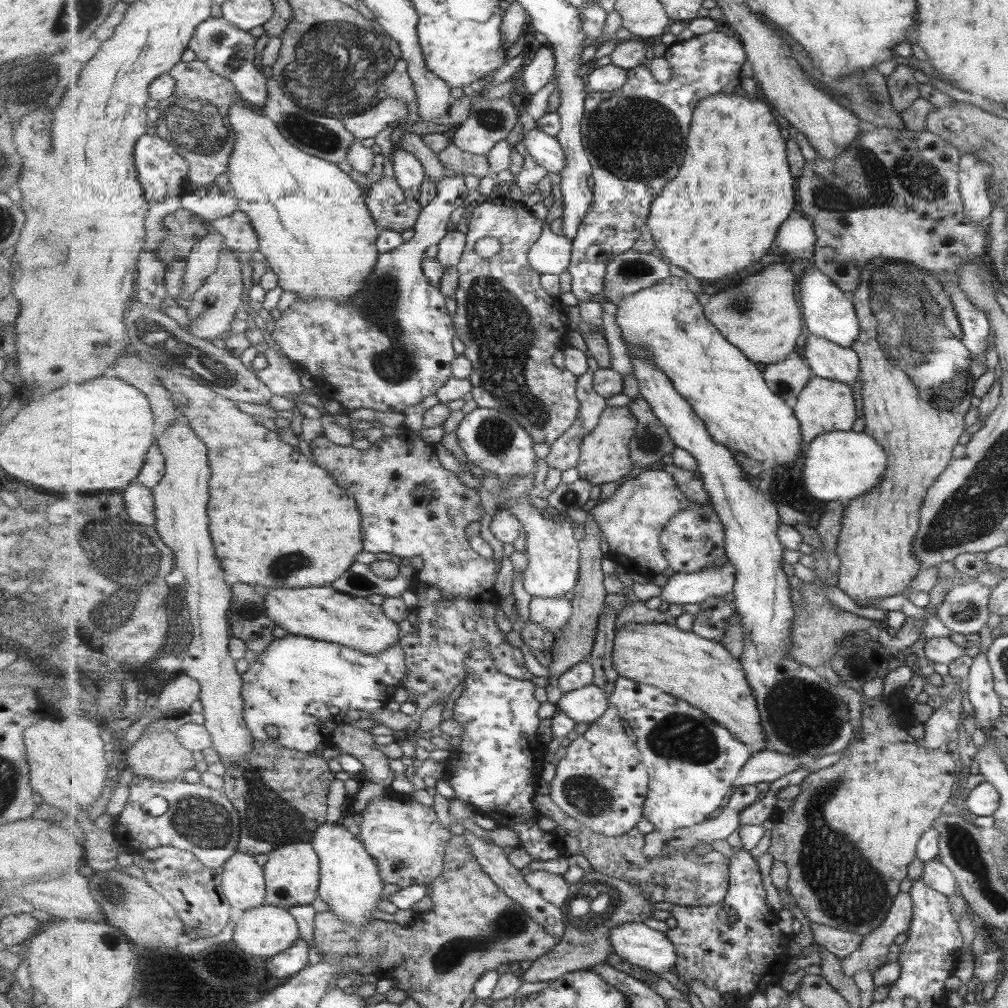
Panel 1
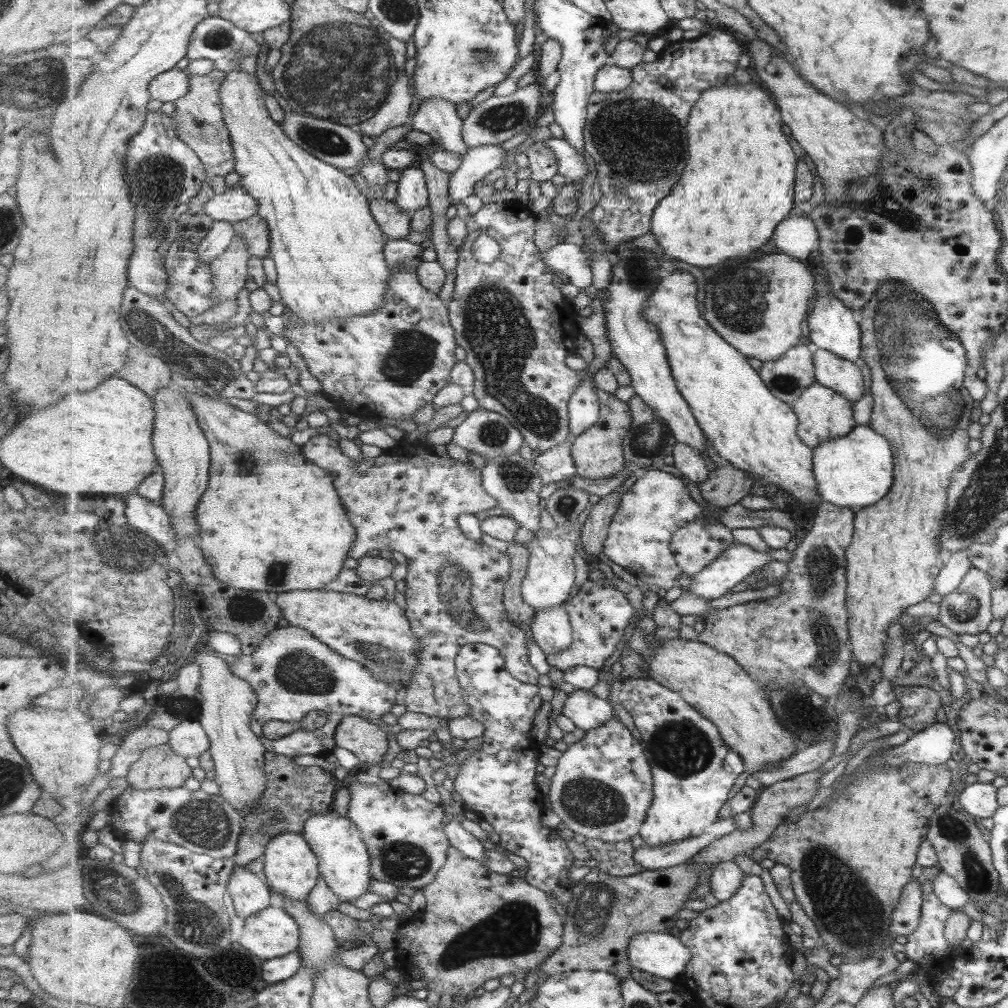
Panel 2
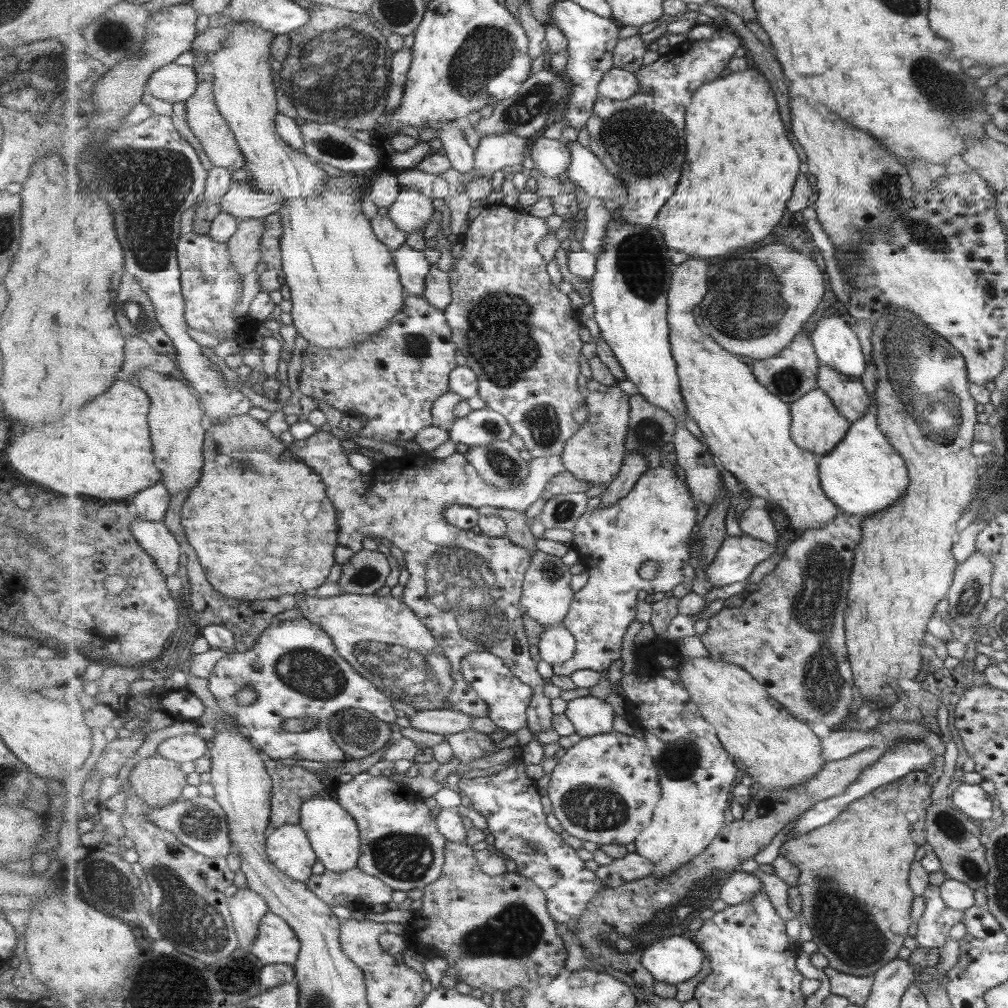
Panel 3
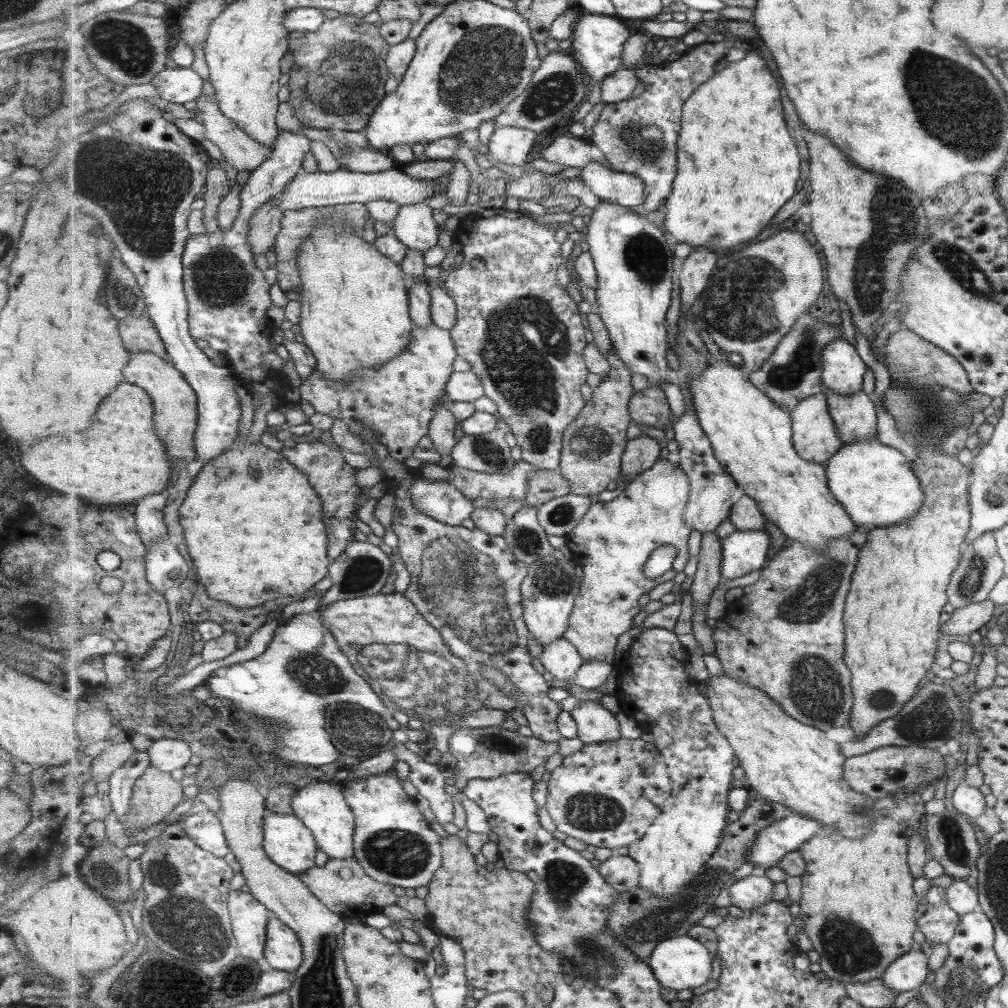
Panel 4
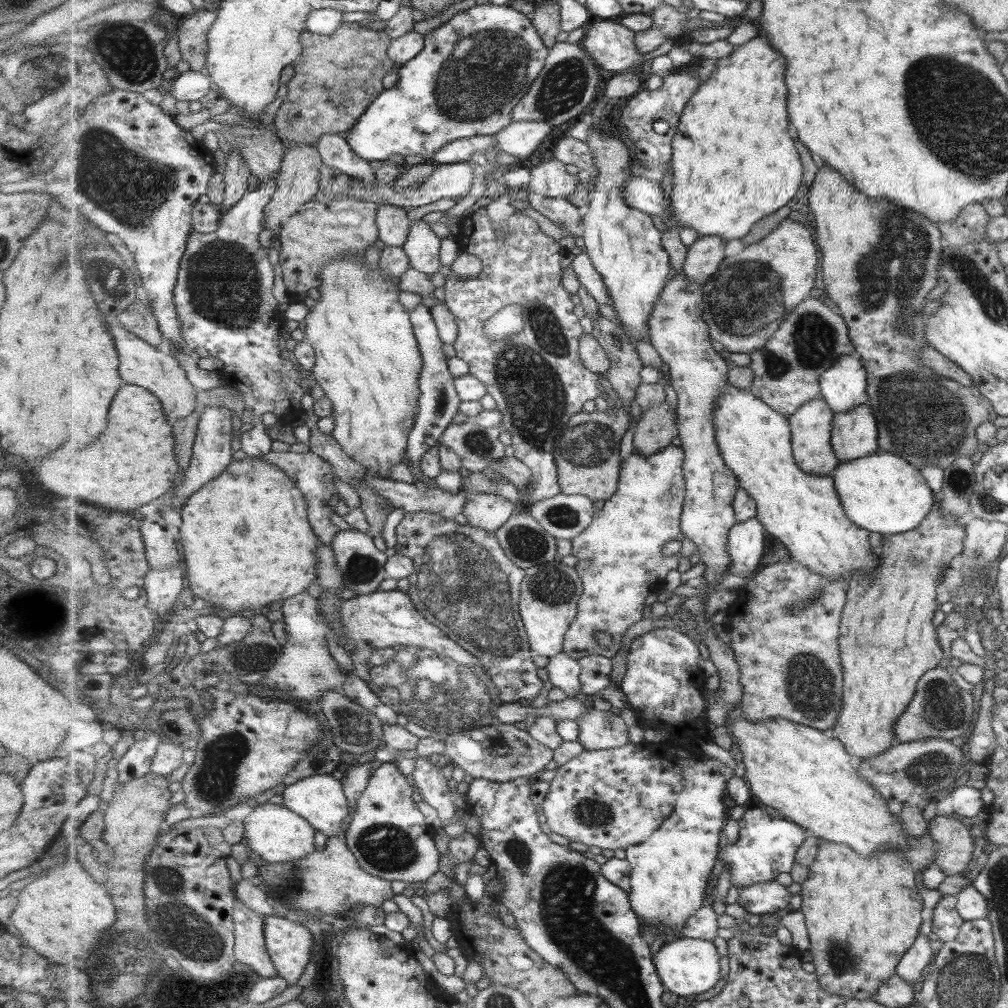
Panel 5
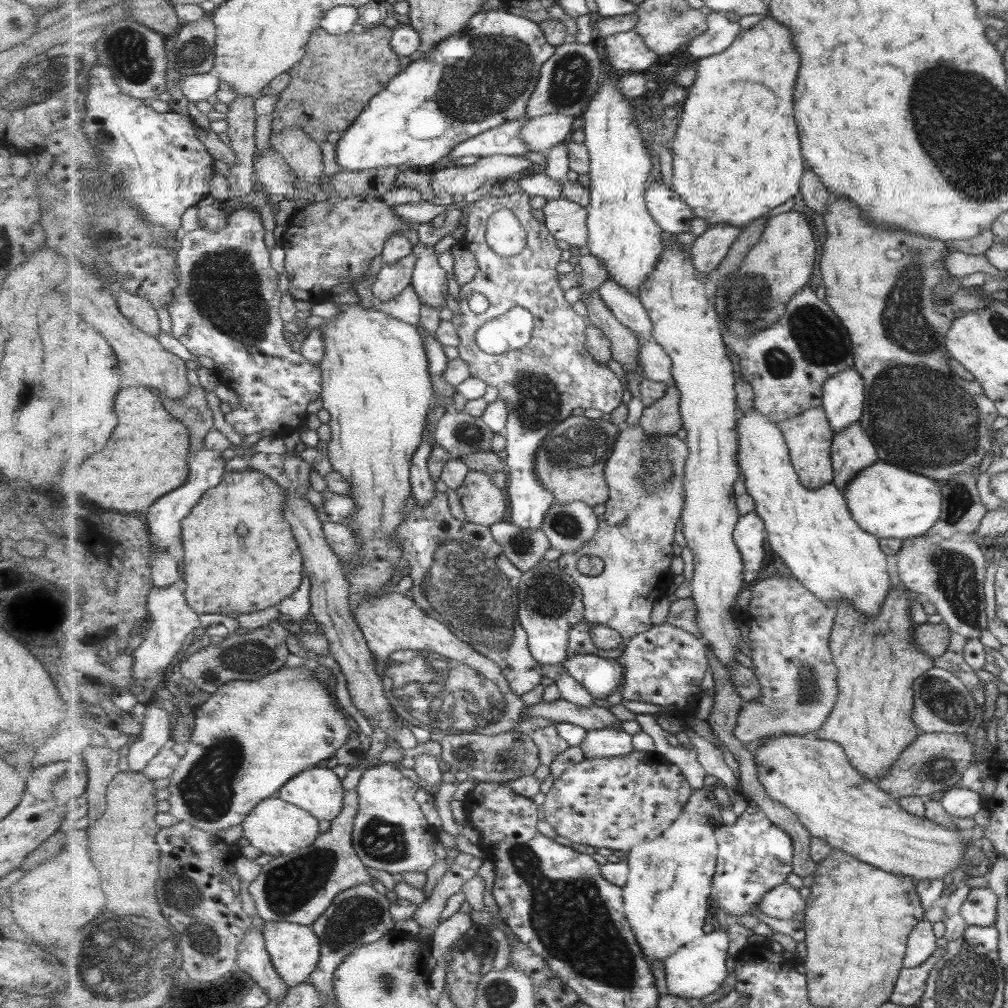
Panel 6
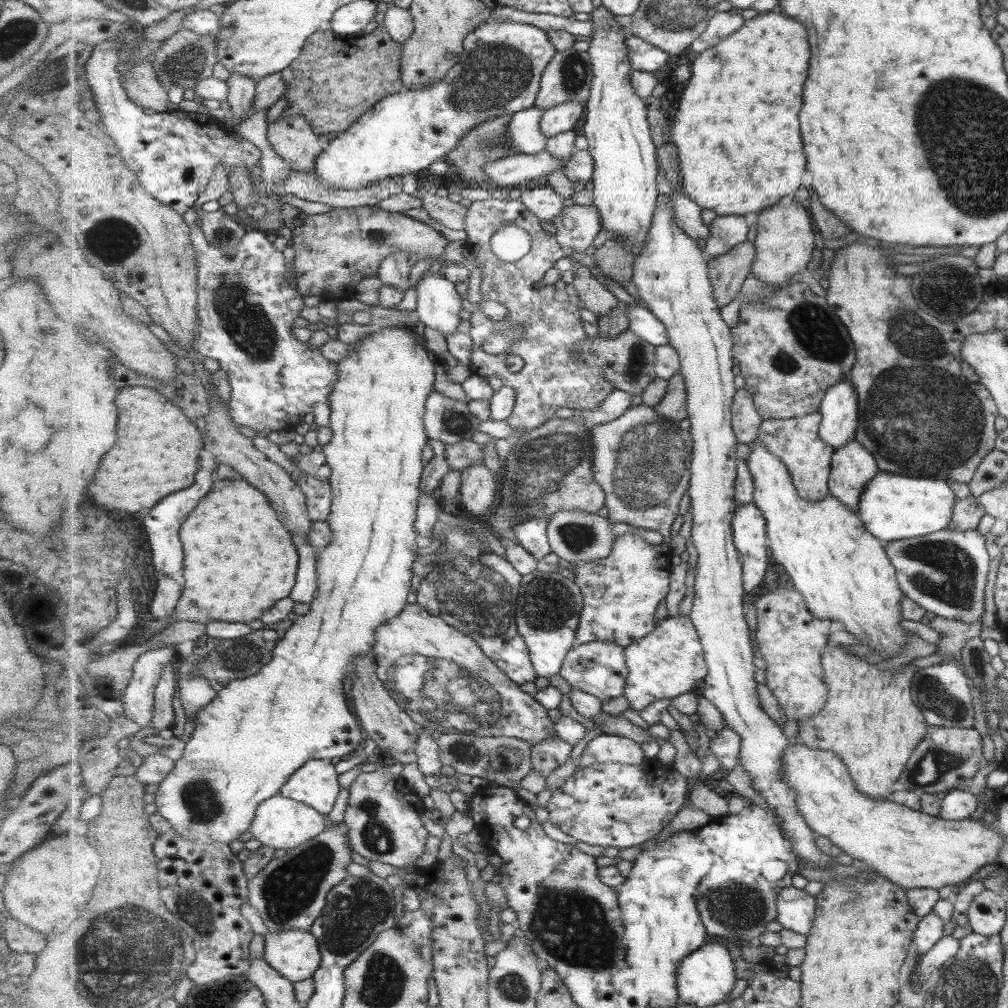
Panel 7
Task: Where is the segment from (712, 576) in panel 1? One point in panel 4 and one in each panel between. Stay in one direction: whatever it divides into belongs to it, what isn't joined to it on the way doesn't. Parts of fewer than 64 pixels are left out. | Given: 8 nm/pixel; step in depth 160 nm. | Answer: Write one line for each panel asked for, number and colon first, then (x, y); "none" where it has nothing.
2: (736, 564)
3: (739, 555)
4: (744, 552)

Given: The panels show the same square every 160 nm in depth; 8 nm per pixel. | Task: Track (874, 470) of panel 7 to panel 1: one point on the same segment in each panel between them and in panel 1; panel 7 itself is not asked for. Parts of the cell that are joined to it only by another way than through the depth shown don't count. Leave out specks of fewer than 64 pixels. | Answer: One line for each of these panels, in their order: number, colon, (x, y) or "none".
1: (828, 360)
2: (843, 376)
3: (850, 394)
4: (855, 415)
5: (855, 434)
6: (853, 451)

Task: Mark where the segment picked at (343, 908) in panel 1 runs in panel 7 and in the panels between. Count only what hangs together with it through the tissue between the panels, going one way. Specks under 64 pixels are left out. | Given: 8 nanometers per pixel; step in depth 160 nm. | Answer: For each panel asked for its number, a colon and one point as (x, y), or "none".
2: (344, 860)
3: (335, 834)
4: (323, 807)
5: (320, 798)
6: (319, 790)
7: (316, 783)

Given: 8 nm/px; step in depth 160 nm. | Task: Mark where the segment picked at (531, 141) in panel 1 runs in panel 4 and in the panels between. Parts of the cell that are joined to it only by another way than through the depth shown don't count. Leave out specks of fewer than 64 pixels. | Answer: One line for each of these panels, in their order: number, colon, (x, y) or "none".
2: (573, 166)
3: (587, 172)
4: (629, 190)

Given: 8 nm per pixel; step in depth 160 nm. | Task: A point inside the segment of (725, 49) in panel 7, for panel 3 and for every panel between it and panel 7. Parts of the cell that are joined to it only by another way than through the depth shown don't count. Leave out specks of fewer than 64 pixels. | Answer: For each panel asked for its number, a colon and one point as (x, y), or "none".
3: (709, 216)
4: (734, 175)
5: (735, 161)
6: (737, 154)

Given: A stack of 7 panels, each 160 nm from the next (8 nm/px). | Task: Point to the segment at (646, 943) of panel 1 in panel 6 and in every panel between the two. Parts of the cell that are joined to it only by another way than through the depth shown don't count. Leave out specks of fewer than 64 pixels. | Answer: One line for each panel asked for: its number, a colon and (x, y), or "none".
2: (662, 954)
3: (677, 959)
4: (681, 962)
5: (687, 966)
6: (698, 969)

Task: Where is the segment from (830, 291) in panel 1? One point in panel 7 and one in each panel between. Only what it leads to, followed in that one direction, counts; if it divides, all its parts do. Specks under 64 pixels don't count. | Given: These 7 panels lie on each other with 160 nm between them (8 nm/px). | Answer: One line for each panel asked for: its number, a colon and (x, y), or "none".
2: (832, 327)
3: (838, 346)
4: (844, 370)
5: (845, 386)
6: (845, 393)
7: (840, 409)

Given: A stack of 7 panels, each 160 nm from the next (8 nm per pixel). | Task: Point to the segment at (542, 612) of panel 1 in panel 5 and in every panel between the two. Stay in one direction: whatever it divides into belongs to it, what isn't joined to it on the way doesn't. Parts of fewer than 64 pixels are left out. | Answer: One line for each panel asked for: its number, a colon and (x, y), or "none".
2: (552, 630)
3: (557, 645)
4: (561, 659)
5: (564, 672)

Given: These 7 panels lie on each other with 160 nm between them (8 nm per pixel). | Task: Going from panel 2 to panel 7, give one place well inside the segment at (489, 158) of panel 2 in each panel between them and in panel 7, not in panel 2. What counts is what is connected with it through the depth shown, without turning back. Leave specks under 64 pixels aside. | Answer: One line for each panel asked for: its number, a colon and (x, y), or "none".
3: (497, 151)
4: (512, 146)
5: (521, 139)
6: (545, 132)
7: (563, 118)

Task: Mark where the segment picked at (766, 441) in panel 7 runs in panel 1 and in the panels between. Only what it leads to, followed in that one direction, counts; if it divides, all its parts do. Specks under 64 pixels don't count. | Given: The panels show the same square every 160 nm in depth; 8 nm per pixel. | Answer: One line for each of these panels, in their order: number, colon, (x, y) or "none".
1: (825, 405)
2: (823, 413)
3: (817, 425)
4: (816, 437)
5: (812, 425)
6: (809, 436)

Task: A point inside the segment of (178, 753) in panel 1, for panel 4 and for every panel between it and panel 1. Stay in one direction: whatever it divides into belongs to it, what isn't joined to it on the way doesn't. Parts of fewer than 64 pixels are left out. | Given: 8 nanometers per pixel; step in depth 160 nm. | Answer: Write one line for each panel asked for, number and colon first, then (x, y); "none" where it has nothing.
2: (159, 767)
3: (157, 781)
4: (155, 794)

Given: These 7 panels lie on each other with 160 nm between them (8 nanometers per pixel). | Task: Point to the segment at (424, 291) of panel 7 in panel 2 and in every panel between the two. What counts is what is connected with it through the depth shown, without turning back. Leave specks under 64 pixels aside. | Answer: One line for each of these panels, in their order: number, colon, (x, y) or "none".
2: (413, 193)
3: (412, 212)
4: (415, 226)
5: (424, 247)
6: (430, 280)

